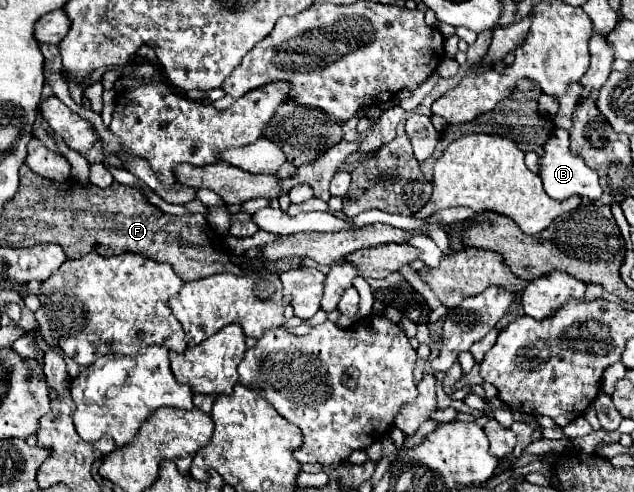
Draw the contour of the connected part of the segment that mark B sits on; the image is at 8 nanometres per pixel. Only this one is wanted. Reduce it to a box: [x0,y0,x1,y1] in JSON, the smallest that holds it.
[538,129,602,201]

